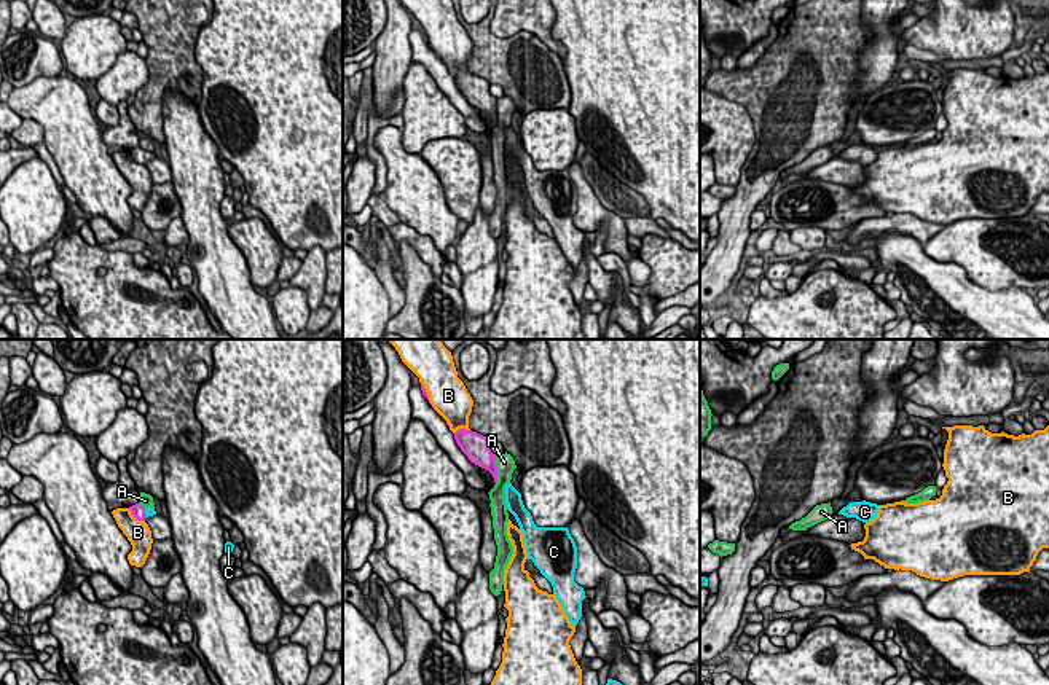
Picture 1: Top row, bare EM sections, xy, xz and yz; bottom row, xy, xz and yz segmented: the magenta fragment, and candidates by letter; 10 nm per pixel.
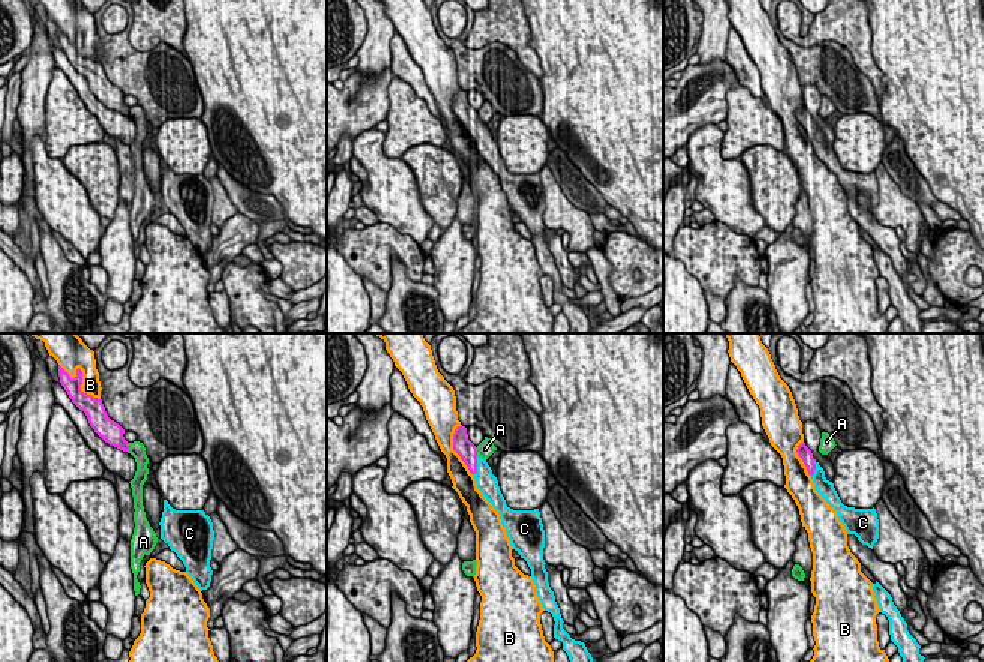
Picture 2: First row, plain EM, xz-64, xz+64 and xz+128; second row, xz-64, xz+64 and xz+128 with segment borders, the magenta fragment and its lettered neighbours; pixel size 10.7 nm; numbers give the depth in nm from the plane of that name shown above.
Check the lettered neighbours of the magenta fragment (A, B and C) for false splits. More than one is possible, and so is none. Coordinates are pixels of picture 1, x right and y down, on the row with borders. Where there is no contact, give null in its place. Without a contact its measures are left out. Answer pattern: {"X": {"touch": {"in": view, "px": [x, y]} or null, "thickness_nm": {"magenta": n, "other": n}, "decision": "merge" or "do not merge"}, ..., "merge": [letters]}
{"A": {"touch": {"in": "xz", "px": [496, 470]}, "thickness_nm": {"magenta": 240, "other": 190}, "decision": "do not merge"}, "B": {"touch": {"in": "xy", "px": [136, 518]}, "thickness_nm": {"magenta": 140, "other": 240}, "decision": "do not merge"}, "C": {"touch": {"in": "xy", "px": [144, 513]}, "thickness_nm": {"magenta": 140, "other": 100}, "decision": "merge"}, "merge": ["C"]}

